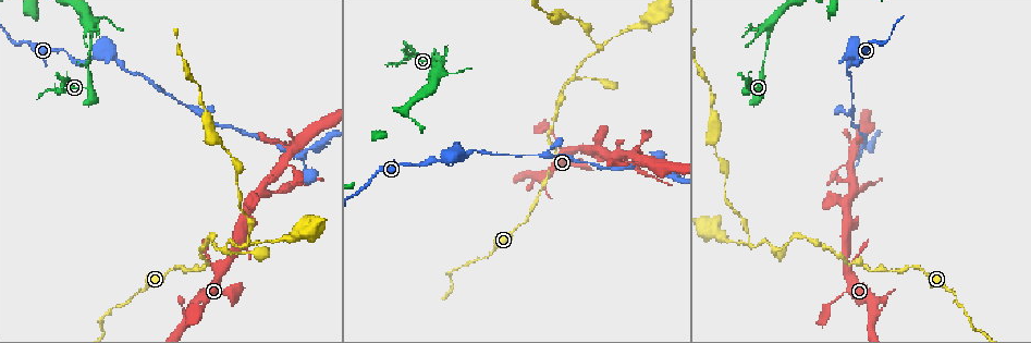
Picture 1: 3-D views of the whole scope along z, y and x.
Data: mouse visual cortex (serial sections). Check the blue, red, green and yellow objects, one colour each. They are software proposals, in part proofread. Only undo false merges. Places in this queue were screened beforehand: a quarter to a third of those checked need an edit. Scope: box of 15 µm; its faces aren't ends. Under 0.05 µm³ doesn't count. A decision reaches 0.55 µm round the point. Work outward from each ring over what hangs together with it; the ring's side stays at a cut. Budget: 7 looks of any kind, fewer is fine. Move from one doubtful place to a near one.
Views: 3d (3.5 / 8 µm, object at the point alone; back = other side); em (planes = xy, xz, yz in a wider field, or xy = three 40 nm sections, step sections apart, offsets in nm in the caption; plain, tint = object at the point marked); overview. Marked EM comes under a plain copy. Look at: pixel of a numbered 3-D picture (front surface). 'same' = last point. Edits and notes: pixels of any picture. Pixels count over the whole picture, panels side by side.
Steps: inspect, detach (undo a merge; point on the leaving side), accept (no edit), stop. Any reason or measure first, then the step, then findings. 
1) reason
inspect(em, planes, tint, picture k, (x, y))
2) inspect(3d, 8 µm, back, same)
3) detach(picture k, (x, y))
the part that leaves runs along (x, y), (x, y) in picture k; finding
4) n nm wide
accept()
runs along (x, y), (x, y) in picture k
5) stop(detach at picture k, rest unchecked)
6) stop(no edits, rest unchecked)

side arm on a straight run
inspect(3d, 3.5 µm, picture 1, (595, 53))

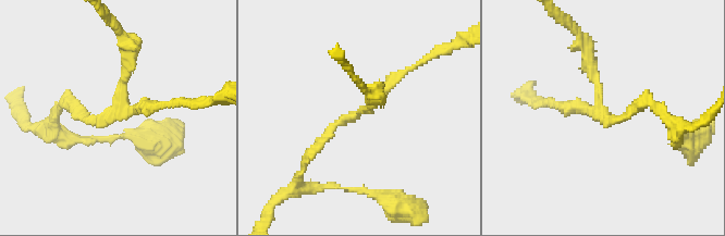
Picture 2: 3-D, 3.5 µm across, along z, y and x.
3 arms; arms of 150, 150, 200 nm; need the tissue
inspect(em, xy, step 2, tint, picture 2, (603, 113))

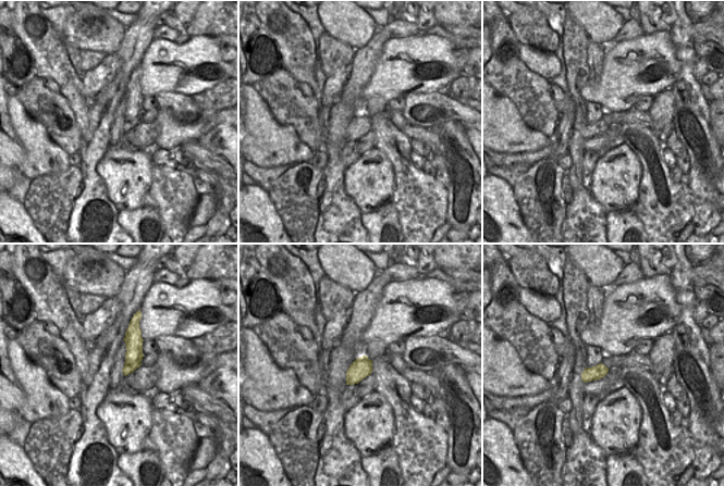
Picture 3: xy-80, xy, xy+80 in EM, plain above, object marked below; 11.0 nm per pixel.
another direction
inspect(em, planes, tint, same)

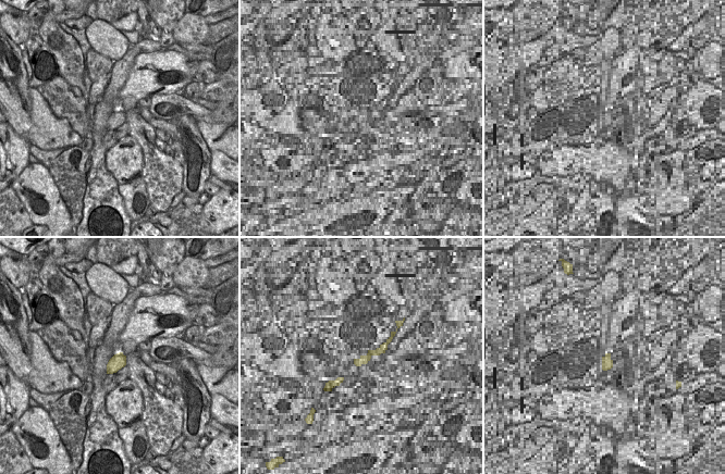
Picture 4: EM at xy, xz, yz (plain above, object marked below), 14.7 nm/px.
220 nm wide
detach(picture 2, (593, 63))
the part that leaves runs along (599, 99), (588, 49), (565, 23) in picture 2; two cells meet here

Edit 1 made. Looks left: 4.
three-way junction
inspect(3d, 3.5 µm, picture 1, (853, 188))

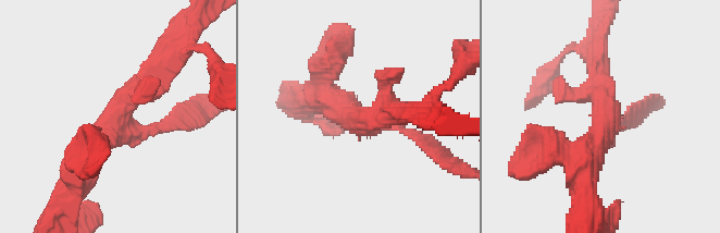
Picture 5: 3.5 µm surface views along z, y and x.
3 arms; arms of 100, 300, 400 nm
inspect(em, xy, step 3, tint, picture 5, (115, 123))

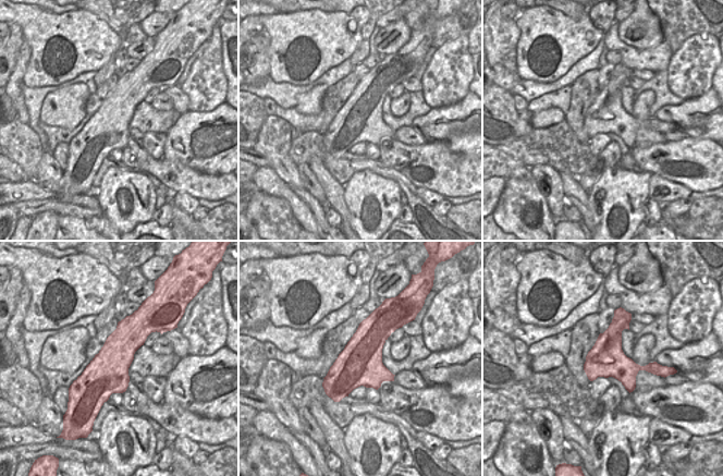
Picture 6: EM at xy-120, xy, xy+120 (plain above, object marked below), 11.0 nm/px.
detach(picture 5, (173, 119))
the part that leaves runs along (135, 131), (172, 127), (211, 105) in picture 5; a second cell is stuck on

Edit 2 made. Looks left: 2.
stop(detach at picture 2, detach at picture 5, rest unchecked)

